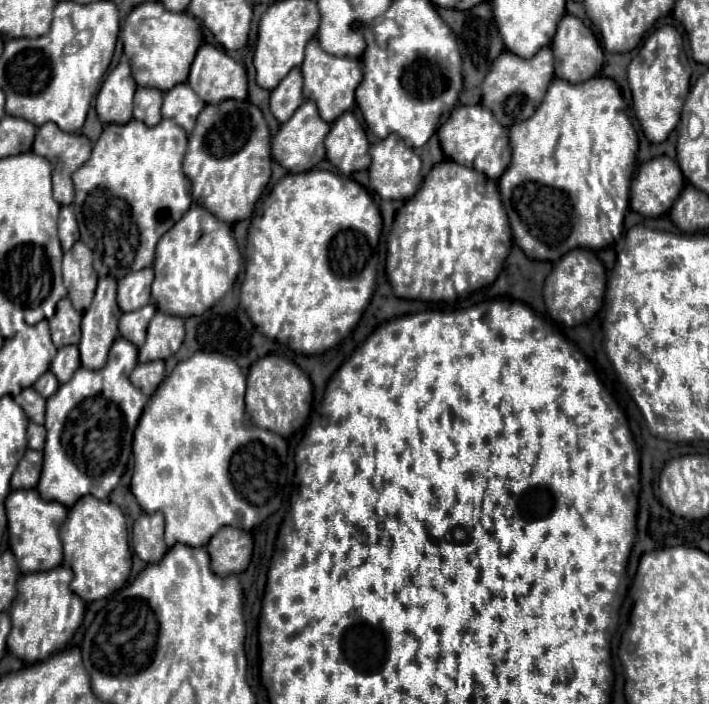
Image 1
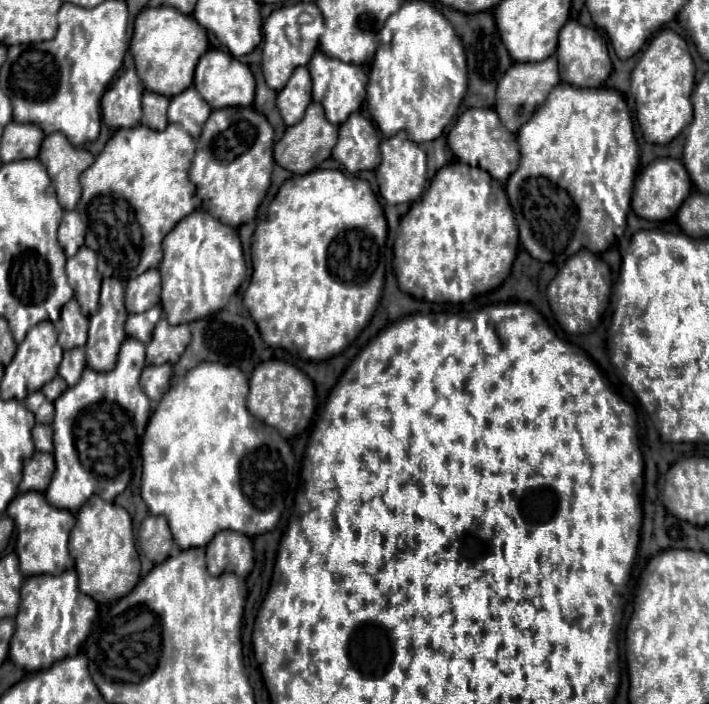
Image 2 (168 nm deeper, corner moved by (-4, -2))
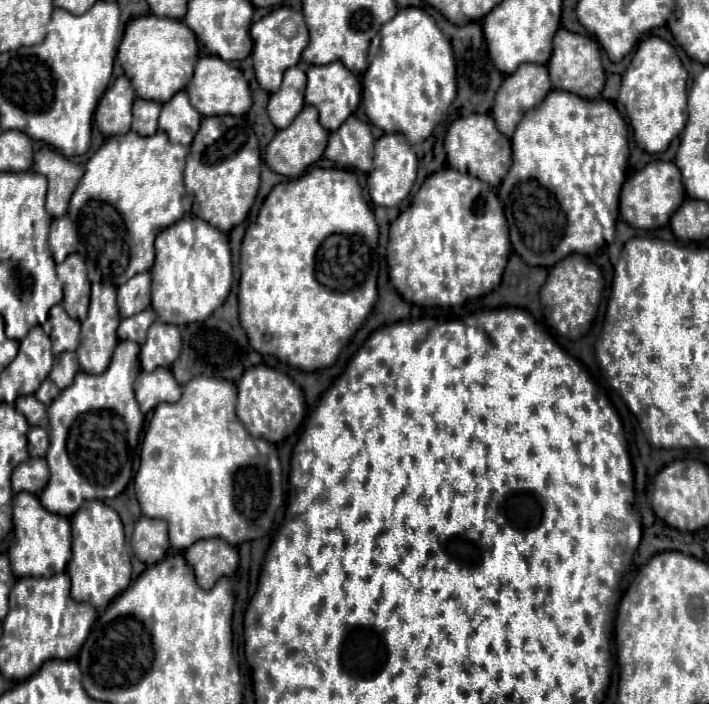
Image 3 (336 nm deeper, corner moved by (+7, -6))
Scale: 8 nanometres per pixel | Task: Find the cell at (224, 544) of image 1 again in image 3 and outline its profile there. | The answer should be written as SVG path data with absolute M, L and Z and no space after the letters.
M224 539L196 541L184 551L202 589L212 589L220 577L232 577L238 569L238 549Z

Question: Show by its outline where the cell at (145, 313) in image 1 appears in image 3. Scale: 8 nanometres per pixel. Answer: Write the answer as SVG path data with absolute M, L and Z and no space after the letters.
M144 309L142 313L138 313L134 317L122 319L120 327L118 327L118 337L142 345L146 339L146 331L154 319L156 319L156 313L152 309Z

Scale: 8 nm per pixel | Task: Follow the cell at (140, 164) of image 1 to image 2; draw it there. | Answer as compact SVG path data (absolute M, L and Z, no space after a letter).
M169 123L163 131L137 125L131 129L119 129L105 145L95 163L83 171L81 187L83 195L77 203L77 211L89 229L97 235L99 249L107 263L113 267L113 275L121 281L135 279L143 271L161 263L161 241L163 237L187 215L193 213L195 185L189 181L189 167L195 155L195 141L183 127Z

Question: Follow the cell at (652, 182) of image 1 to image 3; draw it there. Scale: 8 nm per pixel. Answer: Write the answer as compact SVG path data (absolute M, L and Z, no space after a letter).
M654 161L648 163L644 169L636 171L624 183L624 201L620 195L620 215L622 219L638 229L656 229L664 227L670 215L680 207L684 201L684 187L680 179L680 171L672 161Z

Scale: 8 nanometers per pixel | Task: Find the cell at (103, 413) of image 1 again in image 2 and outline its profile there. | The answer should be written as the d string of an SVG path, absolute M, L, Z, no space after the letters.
M127 337L113 371L97 373L87 367L79 383L55 399L55 475L45 491L45 497L53 507L77 513L93 493L113 501L125 491L133 465L139 461L141 435L145 433L151 415L151 401L139 385L143 367L145 345Z

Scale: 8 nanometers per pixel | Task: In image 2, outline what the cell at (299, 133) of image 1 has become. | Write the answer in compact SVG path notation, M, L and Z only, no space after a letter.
M311 103L305 111L305 117L297 125L287 127L285 135L275 143L273 157L275 157L277 165L281 165L283 169L287 169L295 175L305 175L331 155L335 143L337 143L337 125L333 125L325 119L323 107L319 103Z

